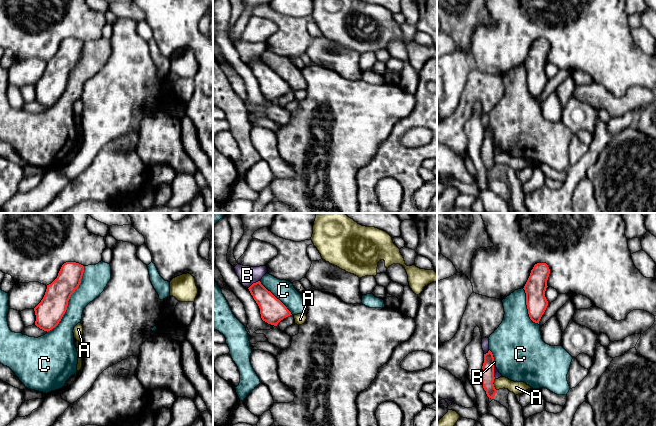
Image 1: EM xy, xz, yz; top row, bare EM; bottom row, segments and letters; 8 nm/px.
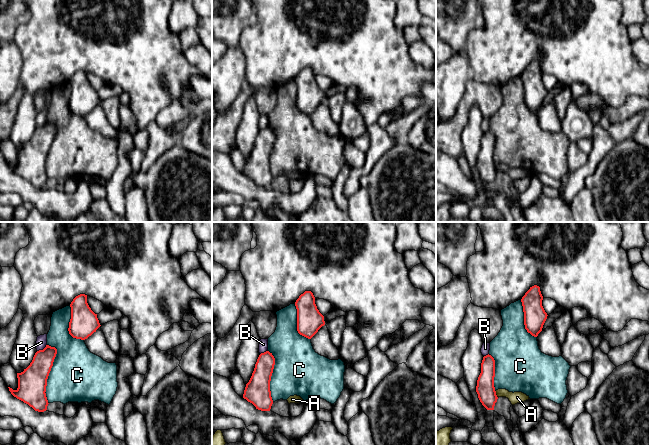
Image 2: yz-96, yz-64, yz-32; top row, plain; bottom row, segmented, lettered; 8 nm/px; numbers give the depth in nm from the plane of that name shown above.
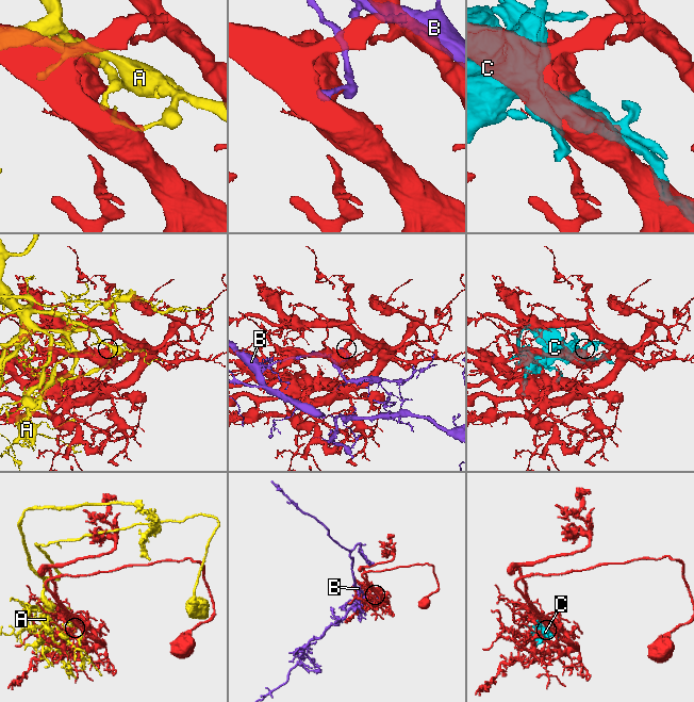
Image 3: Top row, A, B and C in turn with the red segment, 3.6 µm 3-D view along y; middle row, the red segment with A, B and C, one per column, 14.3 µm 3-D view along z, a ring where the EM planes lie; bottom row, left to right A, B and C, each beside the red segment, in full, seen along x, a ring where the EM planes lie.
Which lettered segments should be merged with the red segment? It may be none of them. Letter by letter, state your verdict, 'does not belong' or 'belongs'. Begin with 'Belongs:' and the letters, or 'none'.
Belongs: none
A: does not belong
B: does not belong
C: does not belong

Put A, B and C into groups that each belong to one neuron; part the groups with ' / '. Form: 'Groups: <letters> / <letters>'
Groups: A / B / C

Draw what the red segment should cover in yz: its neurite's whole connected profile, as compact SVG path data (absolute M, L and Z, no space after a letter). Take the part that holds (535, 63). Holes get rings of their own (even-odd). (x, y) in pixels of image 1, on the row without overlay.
M546 39L535 40L523 64L529 93L538 100L548 82L545 67L549 50L550 45Z

